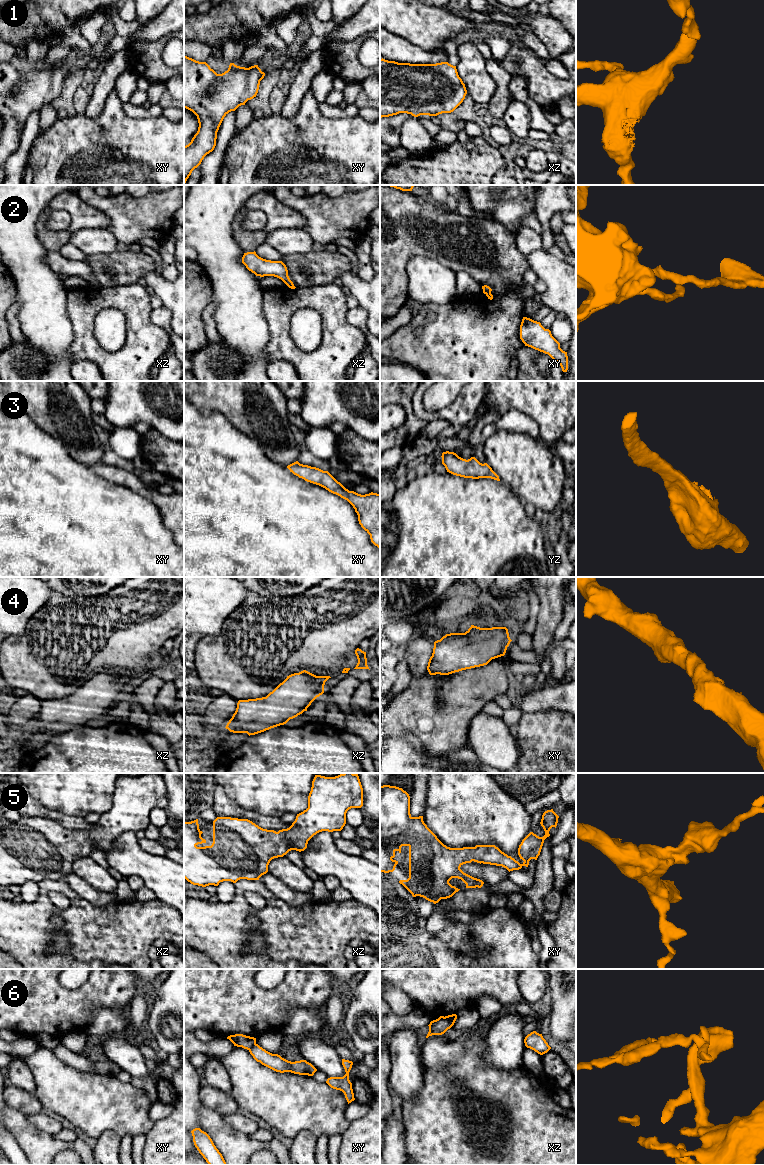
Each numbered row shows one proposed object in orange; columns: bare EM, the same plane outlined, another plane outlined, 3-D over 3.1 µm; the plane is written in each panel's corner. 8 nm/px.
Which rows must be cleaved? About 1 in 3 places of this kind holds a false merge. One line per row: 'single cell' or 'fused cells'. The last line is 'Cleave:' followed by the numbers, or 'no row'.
1: single cell
2: fused cells
3: single cell
4: single cell
5: single cell
6: fused cells
Cleave: 2, 6

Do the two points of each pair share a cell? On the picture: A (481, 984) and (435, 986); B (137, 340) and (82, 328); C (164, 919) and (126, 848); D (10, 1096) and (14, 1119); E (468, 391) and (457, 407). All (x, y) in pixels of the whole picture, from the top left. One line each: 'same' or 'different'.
A: same
B: same
C: different
D: different
E: same

